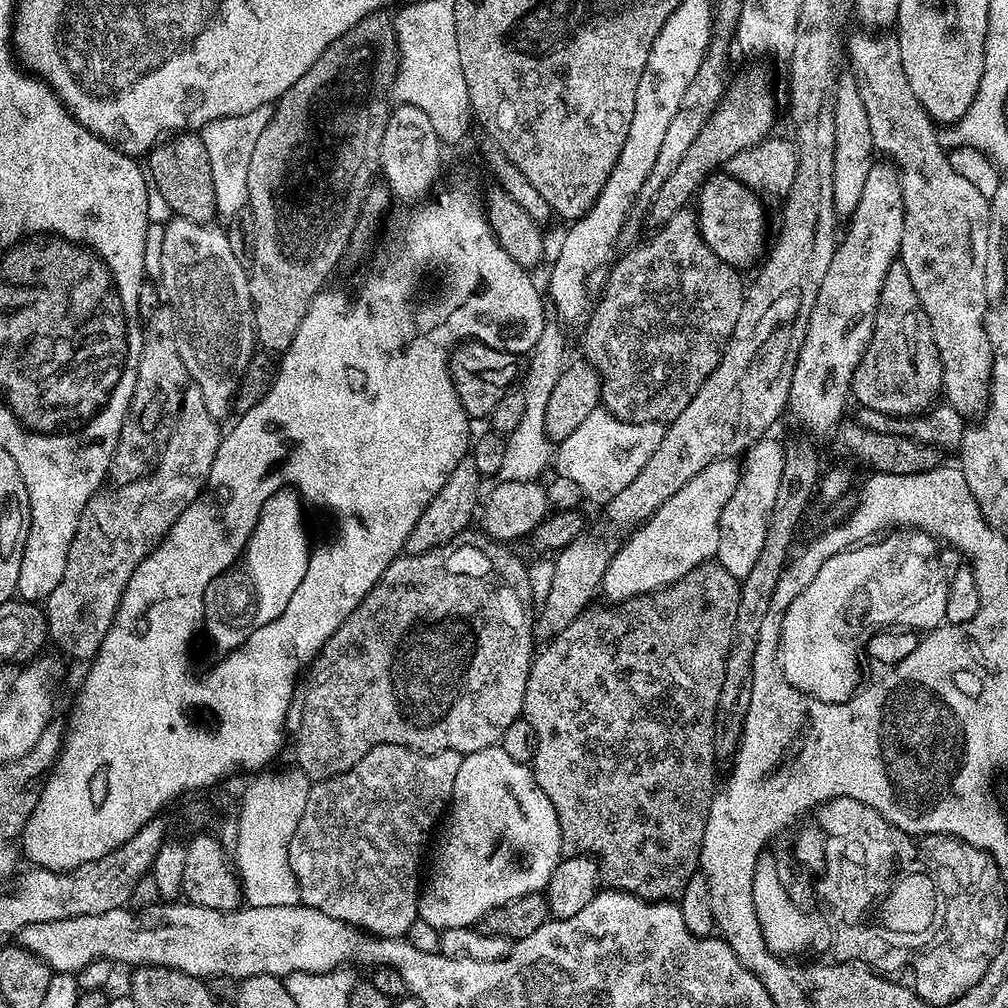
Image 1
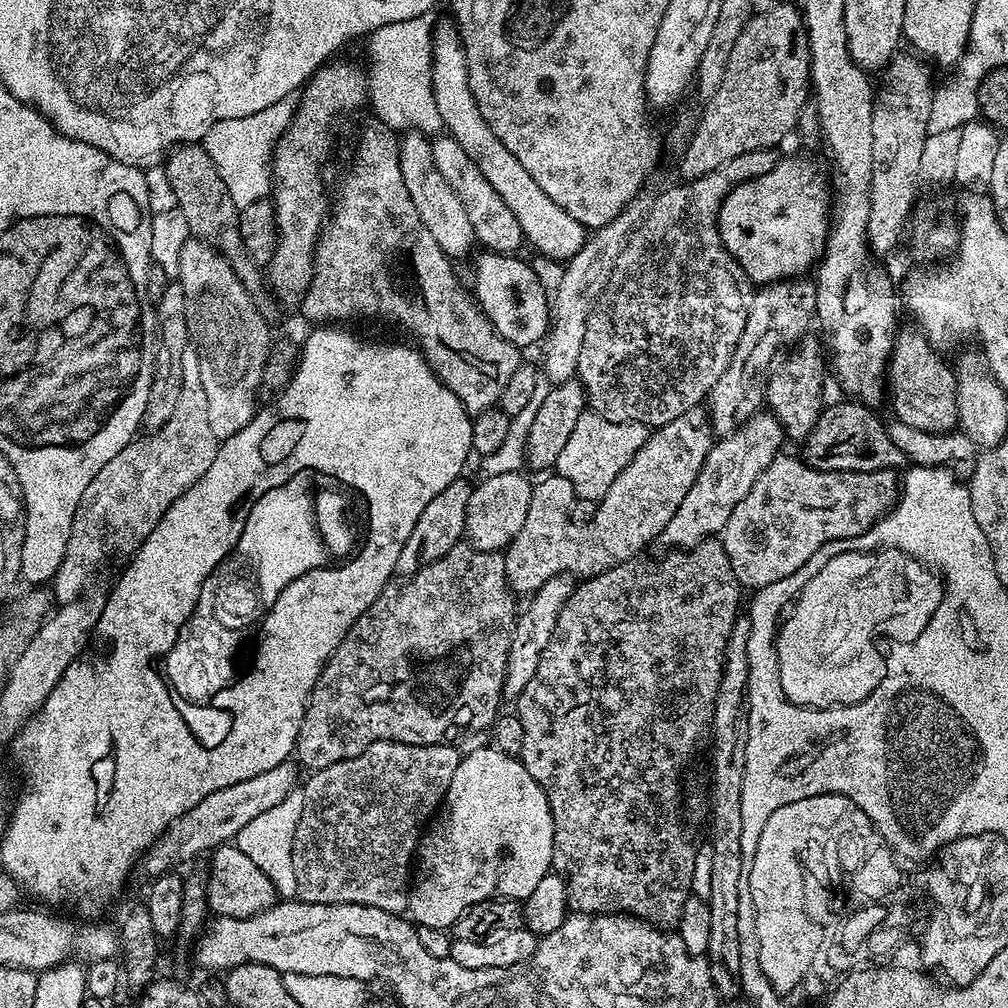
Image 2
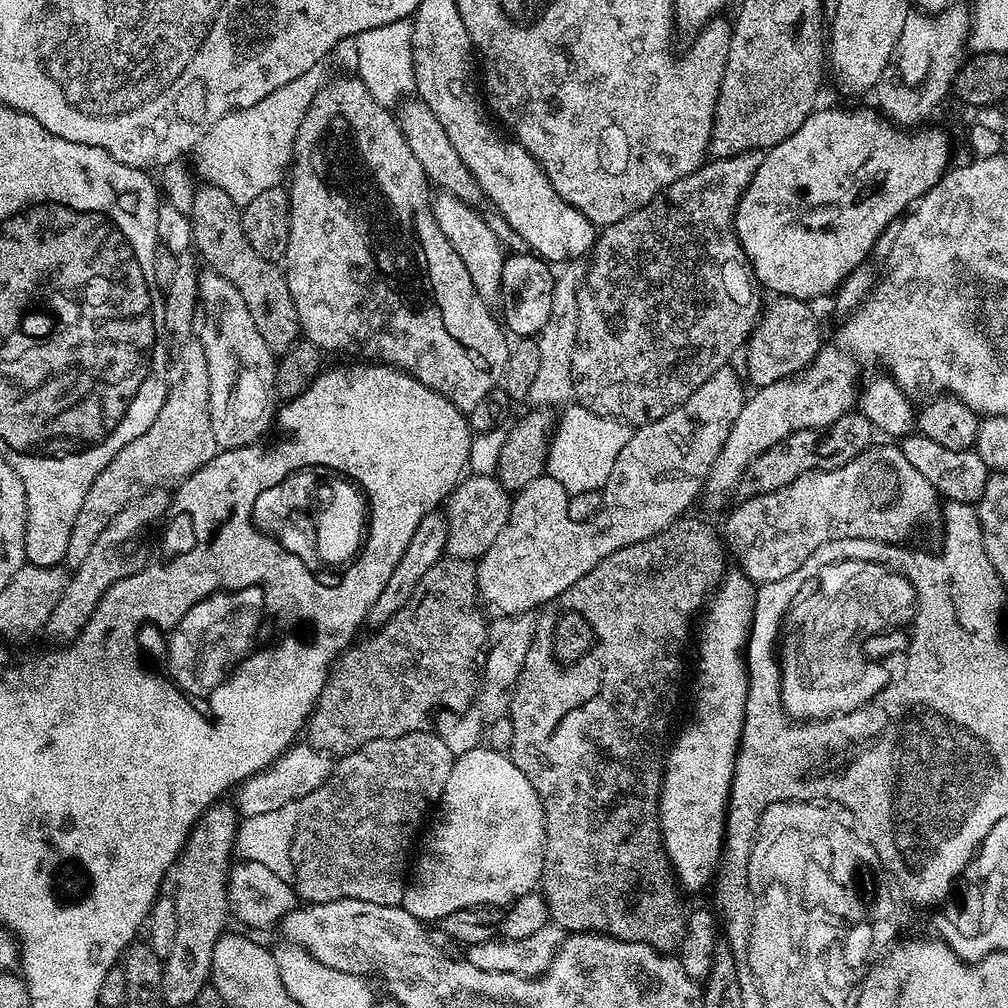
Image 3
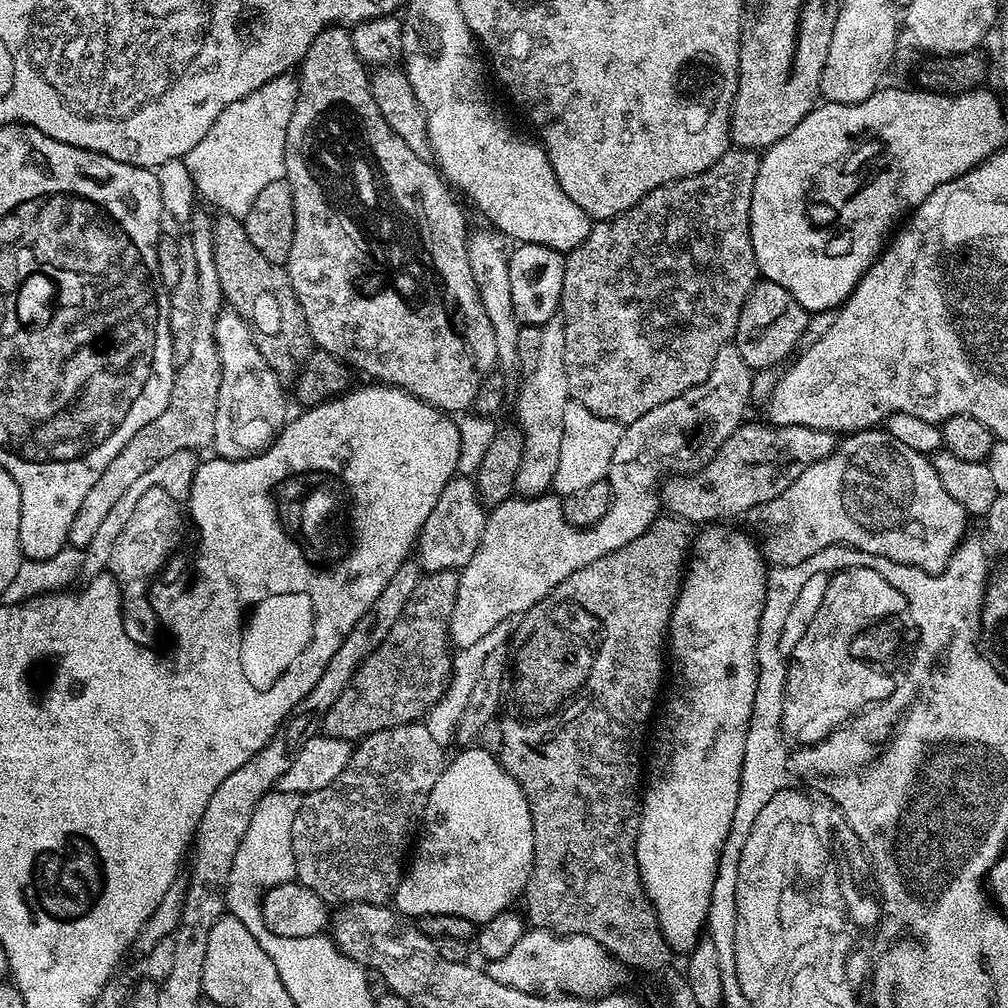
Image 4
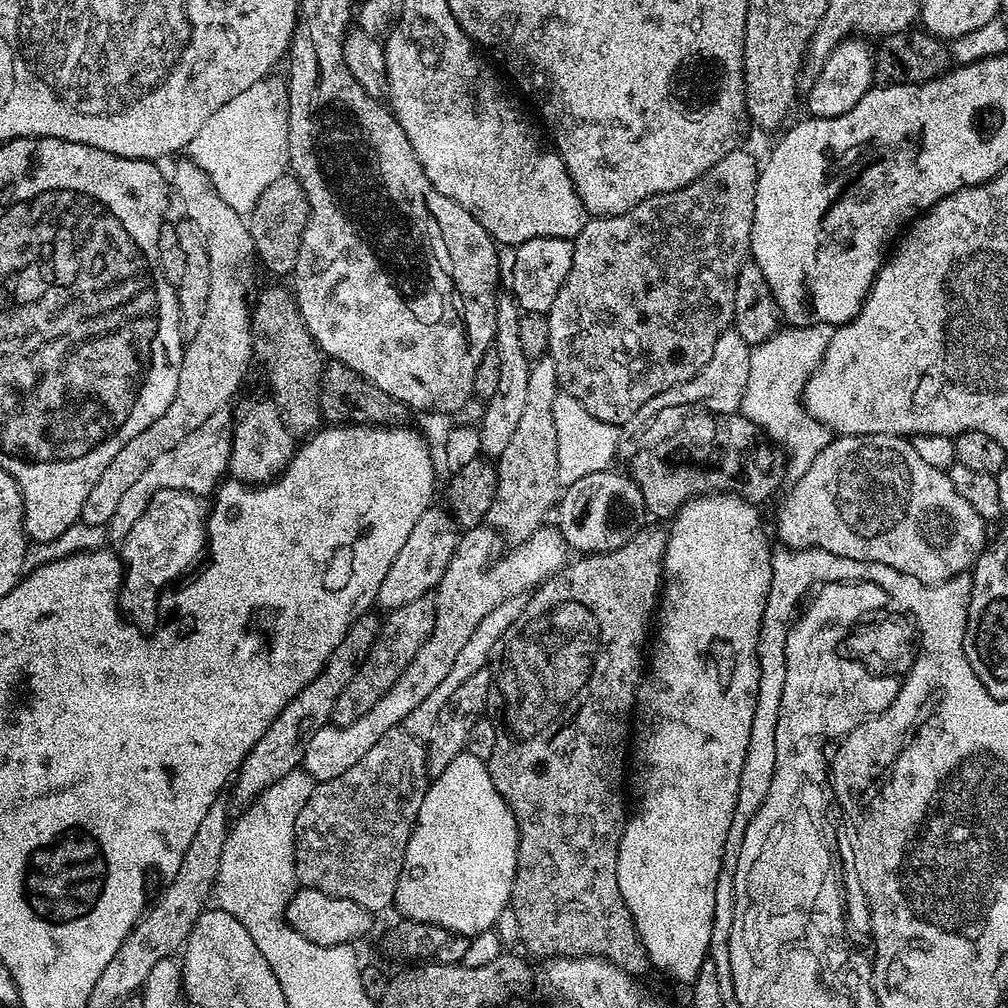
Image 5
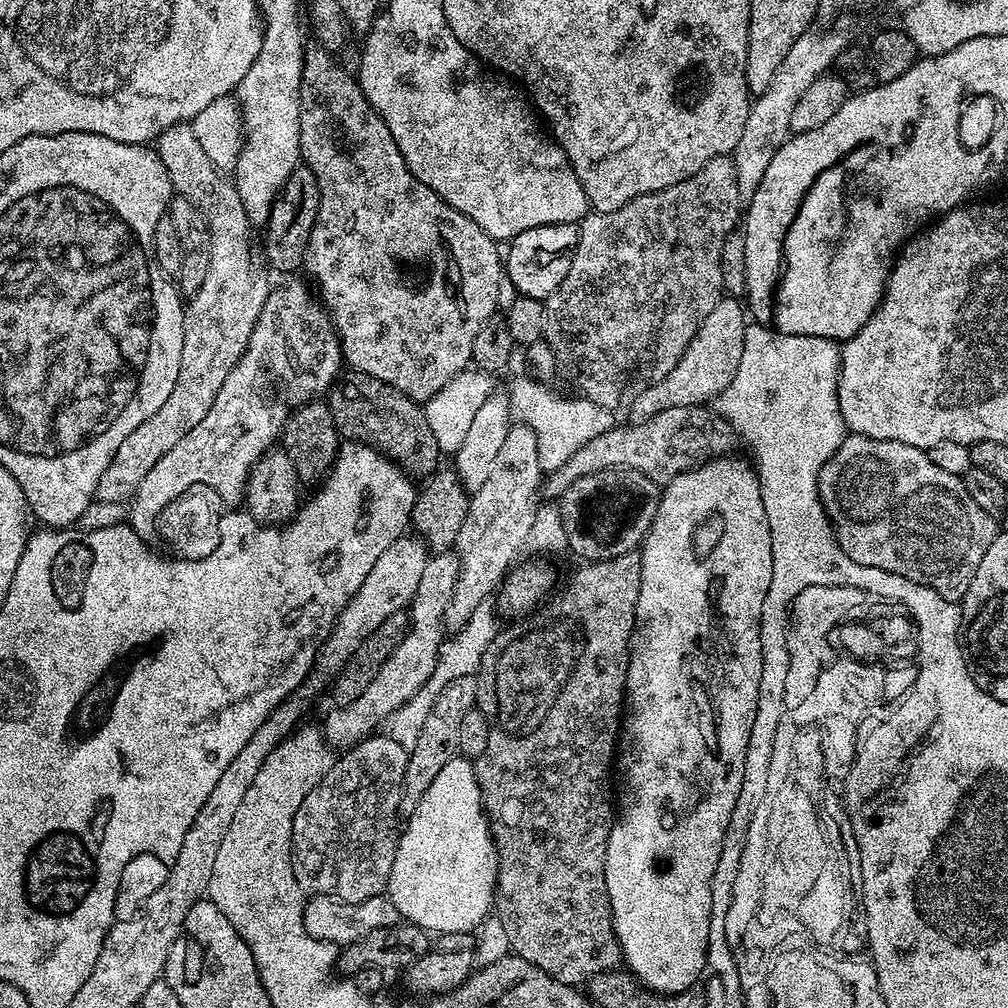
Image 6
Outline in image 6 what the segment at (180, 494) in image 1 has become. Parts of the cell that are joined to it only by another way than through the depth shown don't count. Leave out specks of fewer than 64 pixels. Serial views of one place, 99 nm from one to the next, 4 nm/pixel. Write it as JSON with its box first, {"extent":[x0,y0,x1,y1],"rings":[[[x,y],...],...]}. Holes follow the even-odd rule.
{"extent":[96,122,270,506],"rings":[[[181,122],[170,126],[154,141],[156,153],[162,158],[162,166],[166,166],[166,174],[170,174],[172,191],[177,196],[184,196],[202,214],[208,224],[208,269],[206,278],[200,289],[184,304],[184,333],[182,334],[182,362],[178,366],[178,382],[174,382],[174,390],[170,390],[170,398],[162,402],[162,410],[158,414],[150,414],[138,430],[134,430],[118,446],[118,454],[110,458],[110,466],[106,466],[102,478],[98,478],[96,499],[102,502],[114,502],[117,506],[131,501],[136,494],[136,488],[154,470],[154,462],[177,444],[186,433],[214,406],[214,398],[218,398],[218,390],[222,390],[222,382],[234,370],[234,366],[248,349],[250,334],[258,322],[258,314],[266,302],[270,291],[270,283],[264,276],[256,276],[256,268],[252,265],[252,244],[248,241],[248,212],[245,201],[240,199],[240,193],[235,183],[227,184],[223,180],[221,169],[210,162],[210,157],[202,151],[198,138],[194,138],[191,123]]]}

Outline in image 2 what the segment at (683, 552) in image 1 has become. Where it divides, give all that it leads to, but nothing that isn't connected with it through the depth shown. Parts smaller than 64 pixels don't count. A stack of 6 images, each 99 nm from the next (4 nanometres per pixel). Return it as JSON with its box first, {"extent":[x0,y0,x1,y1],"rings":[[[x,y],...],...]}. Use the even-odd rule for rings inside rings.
{"extent":[659,410,786,550],"rings":[[[761,410],[741,424],[740,427],[713,443],[710,454],[706,454],[706,462],[690,490],[686,490],[686,498],[682,498],[682,506],[674,510],[674,518],[666,522],[660,533],[659,543],[669,544],[672,550],[687,550],[695,544],[723,533],[726,518],[750,494],[750,486],[754,486],[757,478],[764,473],[766,466],[781,455],[780,448],[786,444],[784,427],[780,419],[773,416],[771,411]]]}

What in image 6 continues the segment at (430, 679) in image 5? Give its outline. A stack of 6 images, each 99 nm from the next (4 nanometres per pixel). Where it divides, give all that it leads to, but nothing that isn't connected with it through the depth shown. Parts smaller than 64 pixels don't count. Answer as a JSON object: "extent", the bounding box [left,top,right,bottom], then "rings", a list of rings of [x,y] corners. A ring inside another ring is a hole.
{"extent":[322,550,460,750],"rings":[[[440,550],[429,559],[422,580],[418,585],[410,605],[410,623],[403,633],[401,642],[397,648],[382,662],[382,670],[374,674],[374,682],[362,690],[360,697],[354,702],[343,706],[332,706],[332,709],[324,716],[322,731],[329,741],[337,749],[347,750],[361,740],[368,739],[377,731],[376,728],[385,723],[398,706],[402,706],[408,700],[418,694],[418,690],[429,683],[432,671],[438,668],[436,655],[441,655],[442,645],[446,639],[444,627],[444,605],[450,602],[454,594],[454,586],[458,582],[460,573],[460,557],[452,550]]]}

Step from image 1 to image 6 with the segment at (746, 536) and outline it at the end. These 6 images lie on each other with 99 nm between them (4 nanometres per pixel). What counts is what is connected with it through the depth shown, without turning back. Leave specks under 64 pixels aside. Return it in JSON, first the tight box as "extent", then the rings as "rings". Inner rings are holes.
{"extent":[820,434,998,602],"rings":[[[848,434],[845,435],[840,449],[820,468],[820,501],[824,503],[824,511],[827,512],[832,527],[836,529],[837,542],[842,546],[844,553],[854,562],[858,562],[862,566],[874,566],[878,570],[890,570],[894,574],[902,574],[902,578],[932,588],[938,594],[942,594],[942,598],[960,602],[963,601],[966,590],[970,590],[970,582],[974,582],[974,574],[978,574],[978,566],[982,566],[982,557],[985,556],[986,550],[990,550],[990,542],[994,542],[998,531],[997,517],[986,514],[986,510],[978,507],[978,502],[962,496],[959,490],[961,484],[961,477],[946,474],[946,470],[934,466],[934,462],[930,462],[928,453],[923,448],[906,446],[902,442],[875,440],[869,436]]]}

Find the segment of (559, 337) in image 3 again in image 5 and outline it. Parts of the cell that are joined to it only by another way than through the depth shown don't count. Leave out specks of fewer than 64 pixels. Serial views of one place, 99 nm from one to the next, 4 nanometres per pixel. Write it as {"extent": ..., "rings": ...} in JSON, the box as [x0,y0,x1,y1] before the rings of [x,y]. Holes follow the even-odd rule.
{"extent":[486,354,558,542],"rings":[[[545,354],[536,360],[530,367],[530,383],[526,389],[526,406],[522,409],[522,418],[518,426],[514,426],[514,435],[510,437],[510,443],[506,450],[495,461],[496,465],[496,493],[490,502],[490,508],[486,517],[487,523],[495,528],[501,537],[508,542],[525,540],[532,532],[537,532],[545,523],[544,515],[553,511],[558,500],[558,438],[554,430],[554,414],[552,407],[558,395],[556,382],[556,364],[552,357]]]}

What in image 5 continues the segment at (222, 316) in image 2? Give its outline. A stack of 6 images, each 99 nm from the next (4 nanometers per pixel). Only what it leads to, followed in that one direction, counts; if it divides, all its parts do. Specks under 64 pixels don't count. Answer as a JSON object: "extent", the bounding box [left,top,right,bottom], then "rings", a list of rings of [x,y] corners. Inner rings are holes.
{"extent":[228,400,296,486],"rings":[[[250,400],[244,403],[237,416],[234,416],[232,425],[228,472],[235,481],[252,486],[269,483],[279,476],[292,460],[296,449],[295,439],[282,426],[280,415],[277,414],[276,407],[271,401]]]}

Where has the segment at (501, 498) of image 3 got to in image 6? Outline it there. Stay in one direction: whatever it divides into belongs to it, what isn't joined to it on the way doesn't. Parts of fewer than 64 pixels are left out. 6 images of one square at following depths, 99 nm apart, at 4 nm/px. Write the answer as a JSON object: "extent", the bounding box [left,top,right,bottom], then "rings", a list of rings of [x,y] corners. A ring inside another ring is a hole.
{"extent":[267,534,430,730],"rings":[[[405,534],[391,543],[389,549],[378,558],[378,561],[374,562],[374,567],[366,576],[366,581],[359,588],[359,592],[354,594],[354,598],[343,608],[331,634],[321,643],[319,653],[316,655],[314,671],[309,673],[304,684],[301,685],[300,692],[295,692],[284,699],[267,716],[268,719],[284,720],[284,724],[288,724],[289,728],[294,730],[301,723],[299,720],[304,712],[303,696],[314,697],[318,689],[323,685],[325,687],[331,678],[345,668],[346,662],[353,656],[360,642],[369,637],[382,622],[388,621],[390,617],[401,613],[411,605],[411,600],[417,593],[422,573],[429,559],[430,552],[427,543],[421,537]]]}

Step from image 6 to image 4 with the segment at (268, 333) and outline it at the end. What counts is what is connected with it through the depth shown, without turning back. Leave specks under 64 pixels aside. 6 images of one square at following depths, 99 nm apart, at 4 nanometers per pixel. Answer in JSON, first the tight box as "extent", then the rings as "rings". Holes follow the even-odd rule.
{"extent":[83,450,198,578],"rings":[[[180,450],[178,454],[169,454],[167,458],[162,458],[162,462],[154,462],[154,466],[150,466],[150,470],[146,470],[146,474],[142,474],[142,478],[138,478],[138,482],[134,482],[134,486],[130,486],[130,490],[126,490],[126,494],[122,494],[122,498],[118,498],[118,502],[114,502],[113,508],[106,514],[106,519],[100,523],[98,530],[94,533],[94,538],[90,538],[87,548],[83,549],[83,575],[85,577],[91,578],[101,575],[109,567],[111,547],[114,546],[118,534],[122,533],[122,528],[129,521],[130,514],[134,513],[134,506],[137,505],[138,498],[146,490],[155,487],[166,490],[166,493],[172,495],[179,502],[190,497],[190,486],[198,463],[198,457],[196,456],[195,451]]]}

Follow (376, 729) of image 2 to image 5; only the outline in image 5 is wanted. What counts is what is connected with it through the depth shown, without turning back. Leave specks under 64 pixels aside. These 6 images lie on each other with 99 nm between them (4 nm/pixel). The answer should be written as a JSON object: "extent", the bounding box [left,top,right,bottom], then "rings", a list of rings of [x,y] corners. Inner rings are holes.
{"extent":[331,595,436,728],"rings":[[[424,595],[416,601],[407,602],[404,606],[398,606],[389,611],[383,617],[380,632],[372,644],[372,649],[367,656],[360,661],[360,667],[346,686],[342,694],[338,694],[338,702],[334,702],[331,723],[345,728],[350,722],[354,722],[390,690],[390,686],[403,672],[414,657],[420,651],[421,644],[428,639],[434,630],[434,618],[436,617],[436,601],[431,595]]]}

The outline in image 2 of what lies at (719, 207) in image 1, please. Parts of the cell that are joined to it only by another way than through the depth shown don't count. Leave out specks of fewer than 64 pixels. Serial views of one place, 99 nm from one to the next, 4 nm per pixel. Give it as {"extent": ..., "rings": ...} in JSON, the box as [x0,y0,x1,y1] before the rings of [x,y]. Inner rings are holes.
{"extent":[718,156,830,286],"rings":[[[800,156],[777,159],[769,172],[737,184],[728,193],[718,214],[718,230],[724,248],[732,255],[741,273],[751,283],[753,280],[753,285],[763,286],[777,280],[803,277],[807,273],[804,271],[821,259],[830,231],[829,181],[812,160],[803,160]]]}

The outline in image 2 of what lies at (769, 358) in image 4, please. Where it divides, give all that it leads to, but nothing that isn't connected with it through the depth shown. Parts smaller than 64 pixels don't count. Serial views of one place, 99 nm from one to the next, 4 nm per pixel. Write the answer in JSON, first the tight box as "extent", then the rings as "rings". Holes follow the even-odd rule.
{"extent":[765,336,826,442],"rings":[[[811,336],[803,337],[798,344],[798,355],[790,357],[786,362],[786,372],[771,373],[768,379],[768,385],[765,388],[765,399],[767,407],[770,409],[773,416],[780,419],[780,424],[784,427],[785,437],[789,441],[797,440],[803,442],[807,440],[808,435],[814,430],[820,413],[822,411],[822,386],[824,384],[824,368],[826,372],[826,362],[820,356],[820,348],[817,342],[810,338]]]}

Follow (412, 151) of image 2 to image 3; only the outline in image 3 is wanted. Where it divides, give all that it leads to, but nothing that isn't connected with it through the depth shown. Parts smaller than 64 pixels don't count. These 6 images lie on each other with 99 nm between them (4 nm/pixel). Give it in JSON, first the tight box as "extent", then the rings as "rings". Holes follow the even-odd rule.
{"extent":[431,191,506,306],"rings":[[[437,191],[431,197],[434,222],[438,222],[438,230],[446,236],[446,242],[462,258],[466,270],[470,273],[470,282],[474,282],[474,290],[478,290],[478,298],[489,306],[495,305],[500,299],[502,286],[502,266],[506,259],[504,248],[496,237],[496,232],[476,213],[477,209],[471,204],[464,204],[454,198],[449,192]]]}

